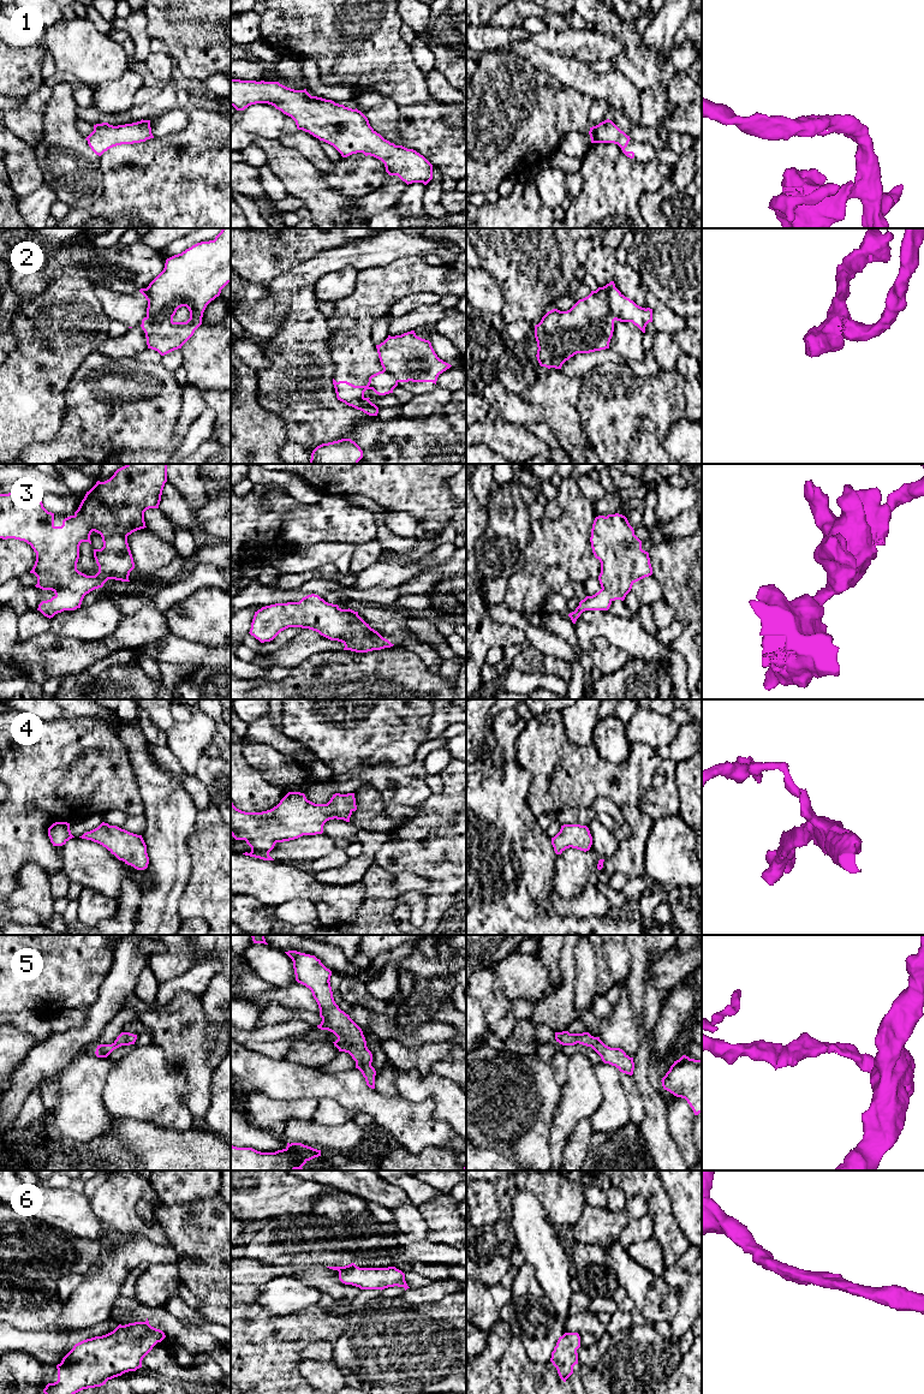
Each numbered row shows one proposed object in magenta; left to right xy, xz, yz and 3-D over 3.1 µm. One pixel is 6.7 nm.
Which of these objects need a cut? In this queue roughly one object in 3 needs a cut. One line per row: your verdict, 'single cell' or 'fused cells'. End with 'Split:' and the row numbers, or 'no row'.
1: single cell
2: fused cells
3: single cell
4: single cell
5: single cell
6: single cell
Split: 2

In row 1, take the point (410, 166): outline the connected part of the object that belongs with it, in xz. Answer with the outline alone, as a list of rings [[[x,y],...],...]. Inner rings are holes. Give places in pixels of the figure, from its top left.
[[[231,78],[231,106],[237,111],[244,111],[251,105],[268,103],[291,117],[298,130],[309,132],[314,137],[333,145],[342,157],[363,153],[384,163],[389,175],[398,175],[407,185],[423,183],[427,185],[433,179],[433,165],[419,153],[403,145],[395,145],[384,139],[369,124],[368,118],[357,108],[352,109],[317,96],[311,96],[306,89],[294,90],[279,82],[256,82]]]

